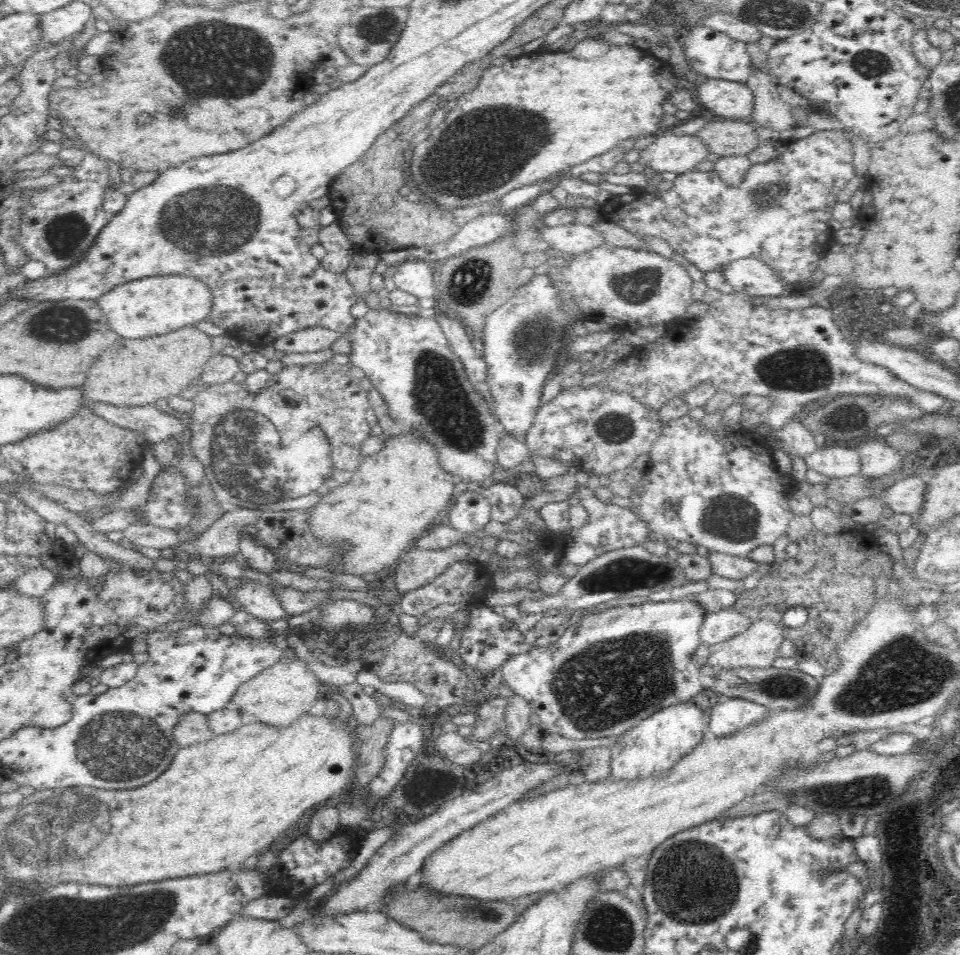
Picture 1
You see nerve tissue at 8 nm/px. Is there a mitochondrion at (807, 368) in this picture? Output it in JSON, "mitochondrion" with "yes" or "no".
{"mitochondrion":"yes"}

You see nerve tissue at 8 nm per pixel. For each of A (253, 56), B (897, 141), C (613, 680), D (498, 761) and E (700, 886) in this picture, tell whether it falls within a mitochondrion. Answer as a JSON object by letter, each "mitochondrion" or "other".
{"A":"mitochondrion","B":"other","C":"mitochondrion","D":"other","E":"mitochondrion"}

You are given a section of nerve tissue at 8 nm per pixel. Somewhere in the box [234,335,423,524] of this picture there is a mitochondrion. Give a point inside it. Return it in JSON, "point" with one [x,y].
{"point":[288,444]}

